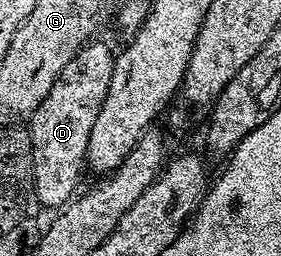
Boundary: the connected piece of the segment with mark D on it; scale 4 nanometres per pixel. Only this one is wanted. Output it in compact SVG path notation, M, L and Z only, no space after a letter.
M94 42L84 43L30 116L34 189L40 205L49 203L55 209L63 208L77 194L80 174L86 171L90 129L94 129L98 109L102 109L102 101L106 101L114 62L114 51L104 43Z

